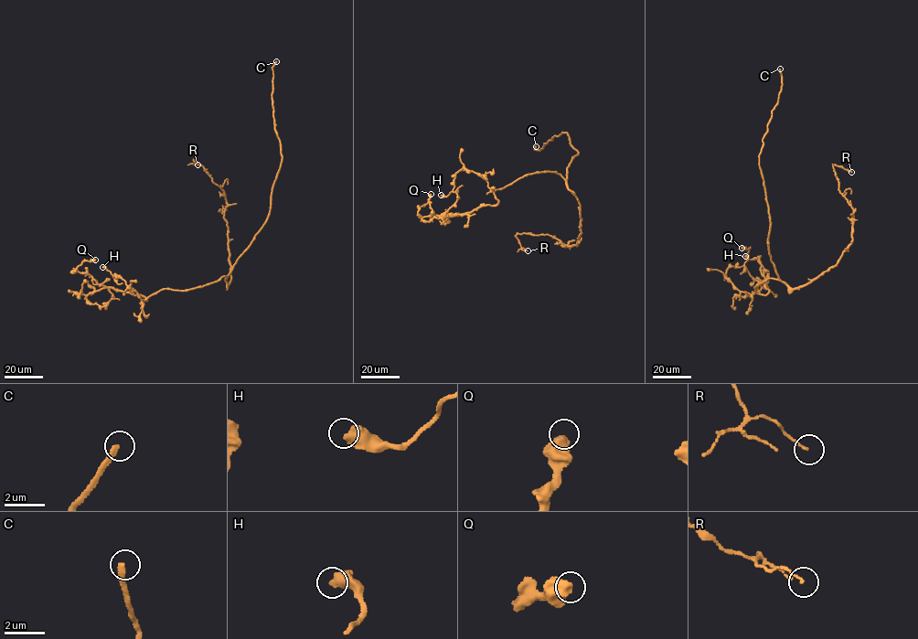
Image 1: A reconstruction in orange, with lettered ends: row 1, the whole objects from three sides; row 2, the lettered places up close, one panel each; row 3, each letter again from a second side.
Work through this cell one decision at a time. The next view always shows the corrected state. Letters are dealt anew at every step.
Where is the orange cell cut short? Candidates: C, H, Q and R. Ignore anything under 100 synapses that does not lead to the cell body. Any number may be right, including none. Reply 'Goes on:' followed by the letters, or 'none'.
Goes on: C

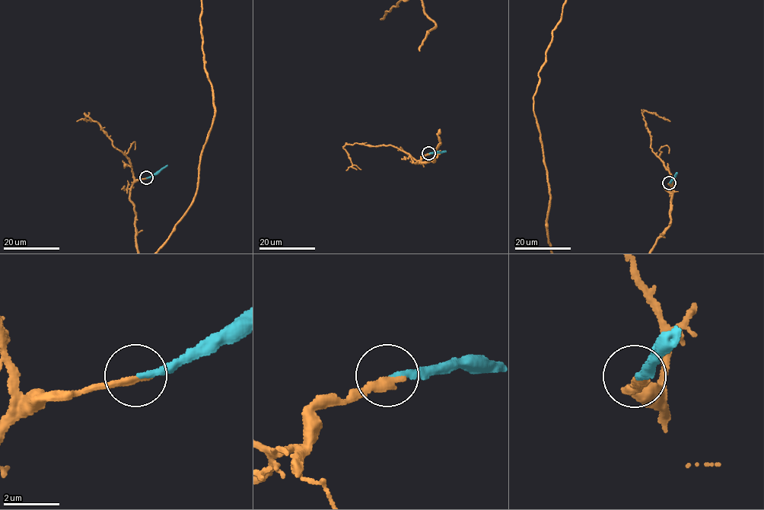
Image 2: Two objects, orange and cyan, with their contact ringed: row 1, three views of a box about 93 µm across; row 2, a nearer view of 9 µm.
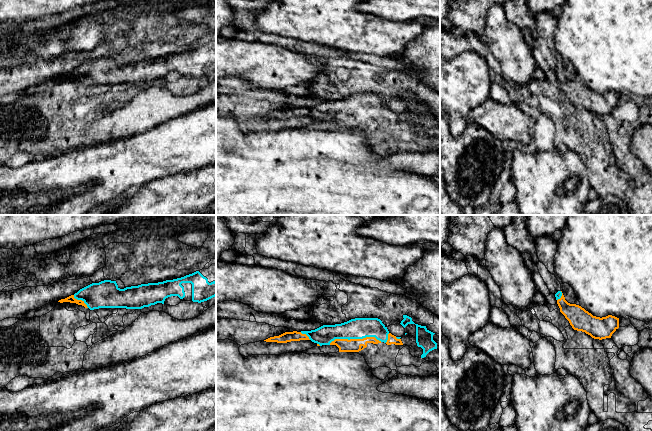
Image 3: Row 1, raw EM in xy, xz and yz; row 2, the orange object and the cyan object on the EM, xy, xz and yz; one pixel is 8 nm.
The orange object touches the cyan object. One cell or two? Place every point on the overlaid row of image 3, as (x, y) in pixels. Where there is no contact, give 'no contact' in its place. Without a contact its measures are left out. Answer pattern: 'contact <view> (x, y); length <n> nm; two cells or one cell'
contact xz (355, 339); length 420 nm; one cell

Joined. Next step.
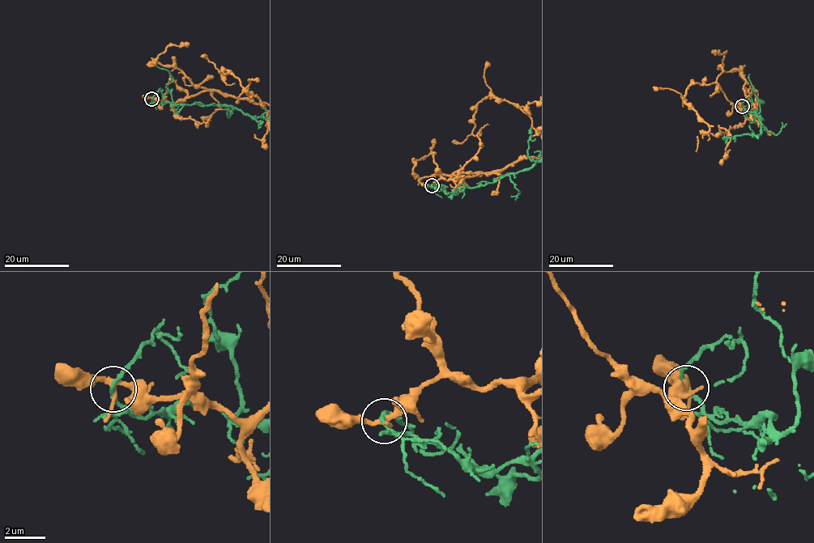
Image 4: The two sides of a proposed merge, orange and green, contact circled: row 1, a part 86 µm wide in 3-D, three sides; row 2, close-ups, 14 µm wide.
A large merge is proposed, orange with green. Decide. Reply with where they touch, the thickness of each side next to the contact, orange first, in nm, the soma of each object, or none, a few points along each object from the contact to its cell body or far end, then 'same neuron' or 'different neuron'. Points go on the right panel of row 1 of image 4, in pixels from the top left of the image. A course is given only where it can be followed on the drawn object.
(742, 106) | 200/180 nm | orange none | green none | same neuron

